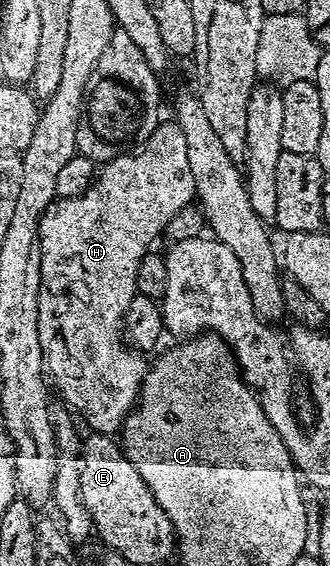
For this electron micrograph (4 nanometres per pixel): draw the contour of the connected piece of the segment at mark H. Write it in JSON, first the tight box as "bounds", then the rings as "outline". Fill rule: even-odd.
{"bounds":[37,120,195,435],"outline":[[[163,120],[142,148],[124,152],[102,163],[87,191],[72,198],[56,197],[41,216],[37,336],[41,340],[43,365],[50,381],[59,385],[64,400],[68,402],[64,403],[80,419],[83,417],[87,421],[88,431],[118,435],[123,422],[139,400],[139,390],[143,387],[149,362],[125,341],[123,318],[137,293],[135,281],[141,260],[154,247],[151,245],[155,237],[159,238],[164,233],[169,220],[181,208],[192,205],[194,198],[195,177],[193,172],[189,172],[189,148],[185,144],[185,132],[181,132],[178,122]]]}

